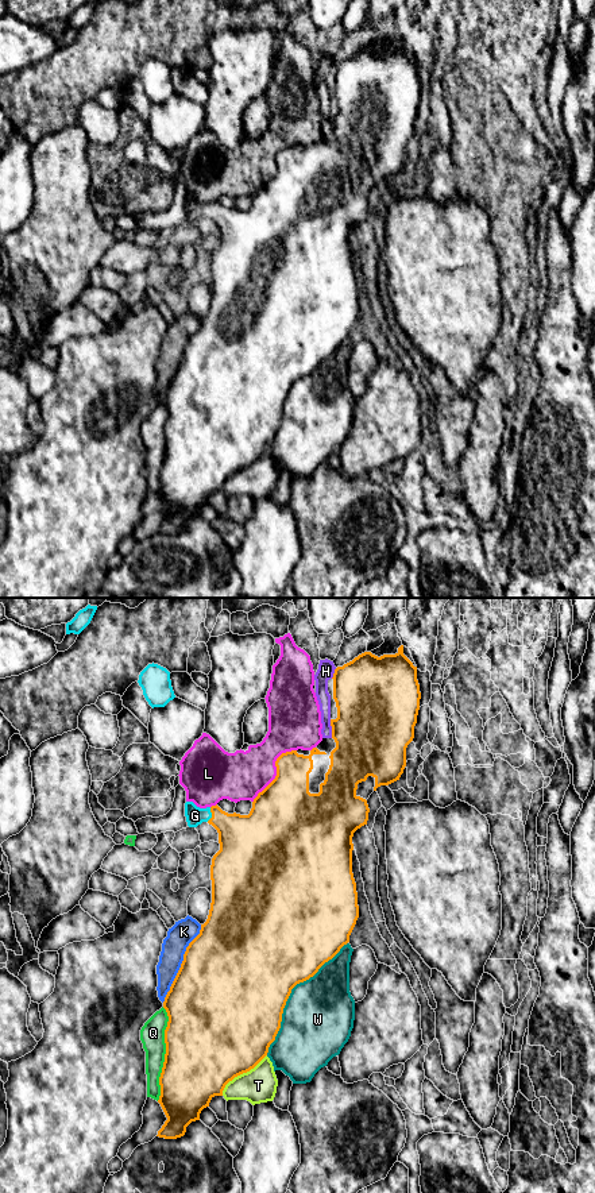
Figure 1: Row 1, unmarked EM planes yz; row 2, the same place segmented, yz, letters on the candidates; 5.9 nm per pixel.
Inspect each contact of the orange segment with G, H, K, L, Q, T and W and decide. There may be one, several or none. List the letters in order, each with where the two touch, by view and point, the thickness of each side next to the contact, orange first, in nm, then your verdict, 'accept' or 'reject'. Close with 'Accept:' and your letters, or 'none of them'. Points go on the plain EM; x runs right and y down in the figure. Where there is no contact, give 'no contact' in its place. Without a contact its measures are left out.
G: yz (212, 209) | 300/110 nm | accept
H: yz (332, 124) | 460/80 nm | reject
K: yz (181, 359) | 500/150 nm | reject
L: yz (277, 166) | 380/280 nm | reject
Q: yz (165, 450) | 480/140 nm | reject
T: yz (240, 468) | 500/200 nm | reject
W: yz (289, 390) | 500/420 nm | reject
Accept: G

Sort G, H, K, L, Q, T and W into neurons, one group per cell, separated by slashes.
G / H / K / L / Q / T / W

